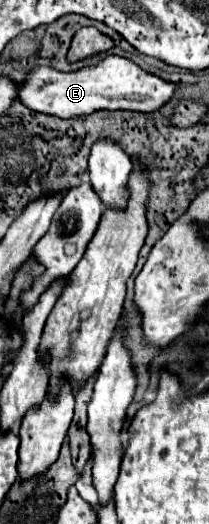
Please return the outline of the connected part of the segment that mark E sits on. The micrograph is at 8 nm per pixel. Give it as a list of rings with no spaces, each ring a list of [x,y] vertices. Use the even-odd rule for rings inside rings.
[[[106,57],[100,65],[80,69],[76,73],[60,73],[52,67],[42,67],[42,65],[32,67],[20,87],[20,101],[36,113],[54,115],[60,119],[72,119],[80,115],[90,115],[100,109],[150,113],[160,109],[176,91],[178,91],[176,85],[166,83],[160,77],[148,75],[130,59]]]

